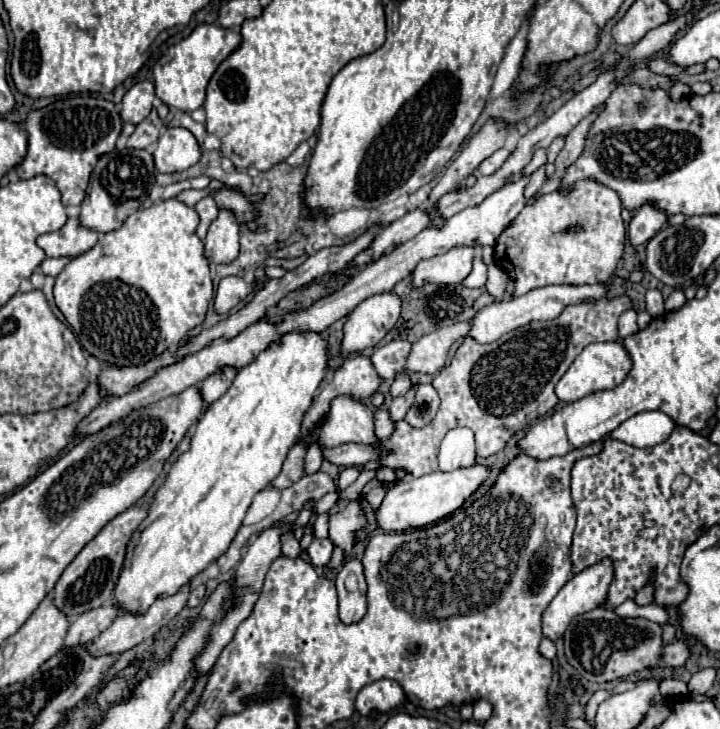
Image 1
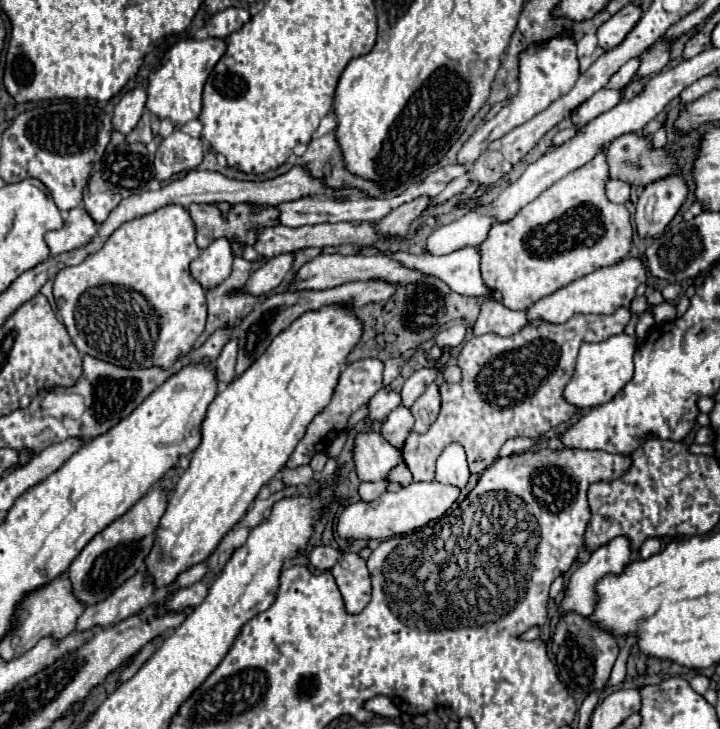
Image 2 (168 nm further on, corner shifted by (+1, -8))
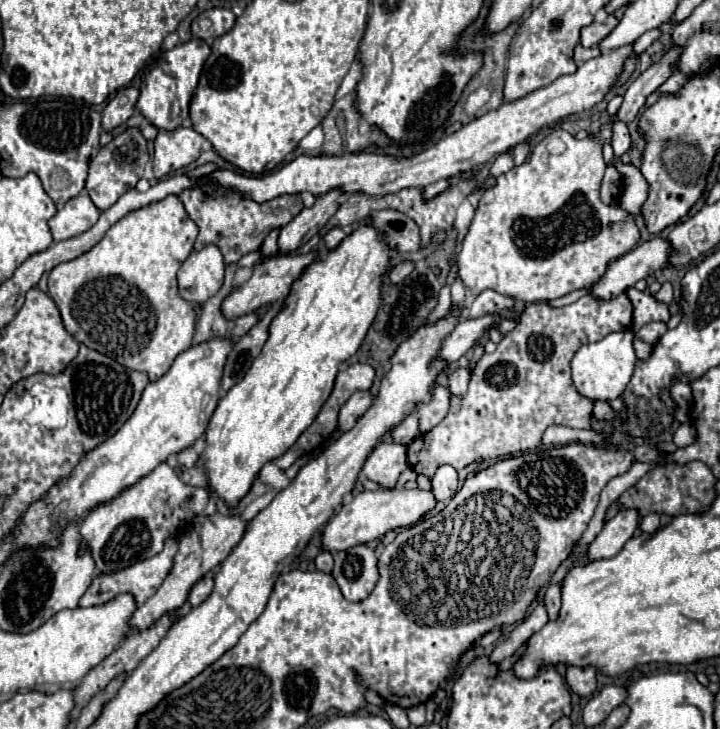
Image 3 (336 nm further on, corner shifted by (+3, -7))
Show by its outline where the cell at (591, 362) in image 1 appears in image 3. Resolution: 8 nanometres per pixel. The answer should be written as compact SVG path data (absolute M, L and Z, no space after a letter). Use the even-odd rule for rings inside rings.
M617 331L597 343L583 345L571 361L575 389L591 401L611 401L611 399L621 397L633 375L633 367L635 367L635 359L637 359L631 341L633 341L631 331Z

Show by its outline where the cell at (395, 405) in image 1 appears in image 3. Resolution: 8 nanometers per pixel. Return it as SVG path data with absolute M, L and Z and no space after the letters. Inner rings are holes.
M483 315L481 319L471 319L471 321L459 321L455 325L455 329L451 331L451 335L443 341L441 349L437 351L437 355L433 357L435 359L443 359L447 365L453 365L457 363L459 357L463 357L471 347L473 343L483 335L483 331L495 323L499 317L497 315Z

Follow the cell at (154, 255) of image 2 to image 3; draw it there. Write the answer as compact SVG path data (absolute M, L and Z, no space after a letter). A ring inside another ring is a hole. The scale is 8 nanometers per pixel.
M175 195L125 215L91 251L57 265L49 273L49 295L61 311L67 333L89 349L109 355L123 367L145 371L151 381L165 375L175 357L191 347L195 333L193 303L185 301L177 287L177 271L193 251L195 239L197 225L189 219L185 207L181 207L179 197Z

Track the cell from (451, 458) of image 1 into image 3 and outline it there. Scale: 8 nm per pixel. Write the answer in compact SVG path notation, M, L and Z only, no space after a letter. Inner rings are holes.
M441 465L431 479L431 485L433 485L433 493L435 493L437 501L451 499L459 489L457 469L451 467L451 465Z

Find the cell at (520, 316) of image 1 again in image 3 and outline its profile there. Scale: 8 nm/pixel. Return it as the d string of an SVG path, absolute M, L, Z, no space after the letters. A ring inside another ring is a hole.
M655 237L651 241L637 245L623 257L615 259L607 267L607 271L587 287L589 295L595 297L597 301L609 301L619 297L639 279L645 279L657 269L665 267L669 253L671 247L663 237Z

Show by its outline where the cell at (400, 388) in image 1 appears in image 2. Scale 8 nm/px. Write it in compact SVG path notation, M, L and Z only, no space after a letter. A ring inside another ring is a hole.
M379 390L369 402L369 414L367 418L371 422L383 422L387 418L387 414L399 406L399 394L397 392L387 392L387 390Z

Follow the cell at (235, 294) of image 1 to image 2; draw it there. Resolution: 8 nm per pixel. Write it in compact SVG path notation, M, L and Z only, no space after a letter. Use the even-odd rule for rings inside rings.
M287 252L287 254L279 254L279 256L269 258L263 266L259 266L249 276L249 282L247 282L245 290L251 292L251 294L255 294L255 296L261 296L261 294L271 292L291 272L293 260L295 260L295 252Z

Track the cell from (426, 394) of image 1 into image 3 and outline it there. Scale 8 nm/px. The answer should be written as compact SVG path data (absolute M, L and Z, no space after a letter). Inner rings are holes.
M433 385L431 389L431 401L429 403L417 403L415 413L419 417L419 431L427 433L431 431L449 411L449 389L441 385Z

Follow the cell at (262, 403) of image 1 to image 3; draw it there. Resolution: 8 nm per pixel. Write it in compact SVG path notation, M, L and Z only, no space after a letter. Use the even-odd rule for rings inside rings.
M359 225L335 251L329 251L325 259L311 263L303 271L301 279L293 283L293 289L285 299L285 307L269 327L269 339L261 355L253 361L245 377L227 391L211 415L205 433L207 447L195 463L195 467L207 473L211 489L227 507L235 507L247 495L261 467L267 461L281 457L299 439L301 431L313 423L317 411L321 411L325 399L331 395L339 365L359 349L375 319L381 303L381 277L389 265L389 251L391 247L379 231L369 225Z

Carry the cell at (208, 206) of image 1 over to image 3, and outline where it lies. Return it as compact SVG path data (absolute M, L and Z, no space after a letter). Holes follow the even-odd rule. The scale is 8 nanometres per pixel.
M201 183L189 191L183 191L181 201L183 201L189 217L199 227L195 251L201 251L205 245L213 243L221 249L225 263L237 263L243 255L247 255L255 249L261 249L263 239L273 229L287 225L303 209L303 201L299 195L281 195L277 199L271 199L271 203L259 205L251 199L239 197L235 191L227 191L227 189L211 185L211 183Z

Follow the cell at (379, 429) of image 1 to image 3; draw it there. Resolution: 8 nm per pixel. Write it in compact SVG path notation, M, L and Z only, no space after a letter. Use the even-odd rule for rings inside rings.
M409 413L397 427L391 429L393 441L401 443L401 445L409 445L417 435L419 435L419 423L417 423L415 413Z

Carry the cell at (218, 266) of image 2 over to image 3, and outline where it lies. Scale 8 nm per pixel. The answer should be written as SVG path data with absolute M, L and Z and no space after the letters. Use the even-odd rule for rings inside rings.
M217 245L193 251L177 273L181 297L191 303L205 303L221 289L223 275L225 261Z

